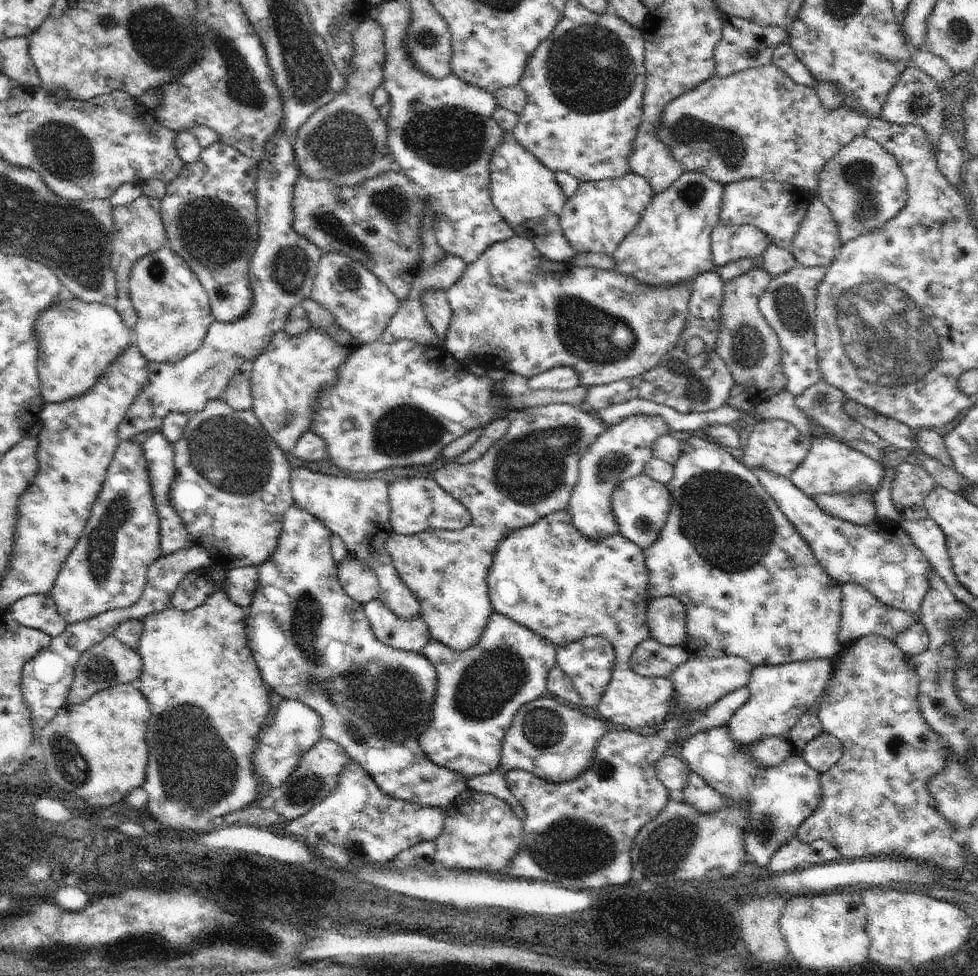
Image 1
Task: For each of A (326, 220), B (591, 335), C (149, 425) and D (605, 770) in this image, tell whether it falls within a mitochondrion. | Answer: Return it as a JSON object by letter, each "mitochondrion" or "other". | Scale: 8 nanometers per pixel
{"A":"mitochondrion","B":"mitochondrion","C":"other","D":"mitochondrion"}

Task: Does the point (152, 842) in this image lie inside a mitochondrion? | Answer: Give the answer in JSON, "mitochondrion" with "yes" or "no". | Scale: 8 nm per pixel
{"mitochondrion":"no"}

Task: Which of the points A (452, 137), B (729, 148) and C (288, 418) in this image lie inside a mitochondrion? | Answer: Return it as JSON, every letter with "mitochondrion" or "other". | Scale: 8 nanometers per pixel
{"A":"mitochondrion","B":"mitochondrion","C":"mitochondrion"}

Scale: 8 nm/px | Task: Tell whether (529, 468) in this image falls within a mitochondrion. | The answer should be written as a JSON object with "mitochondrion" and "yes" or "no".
{"mitochondrion":"yes"}

